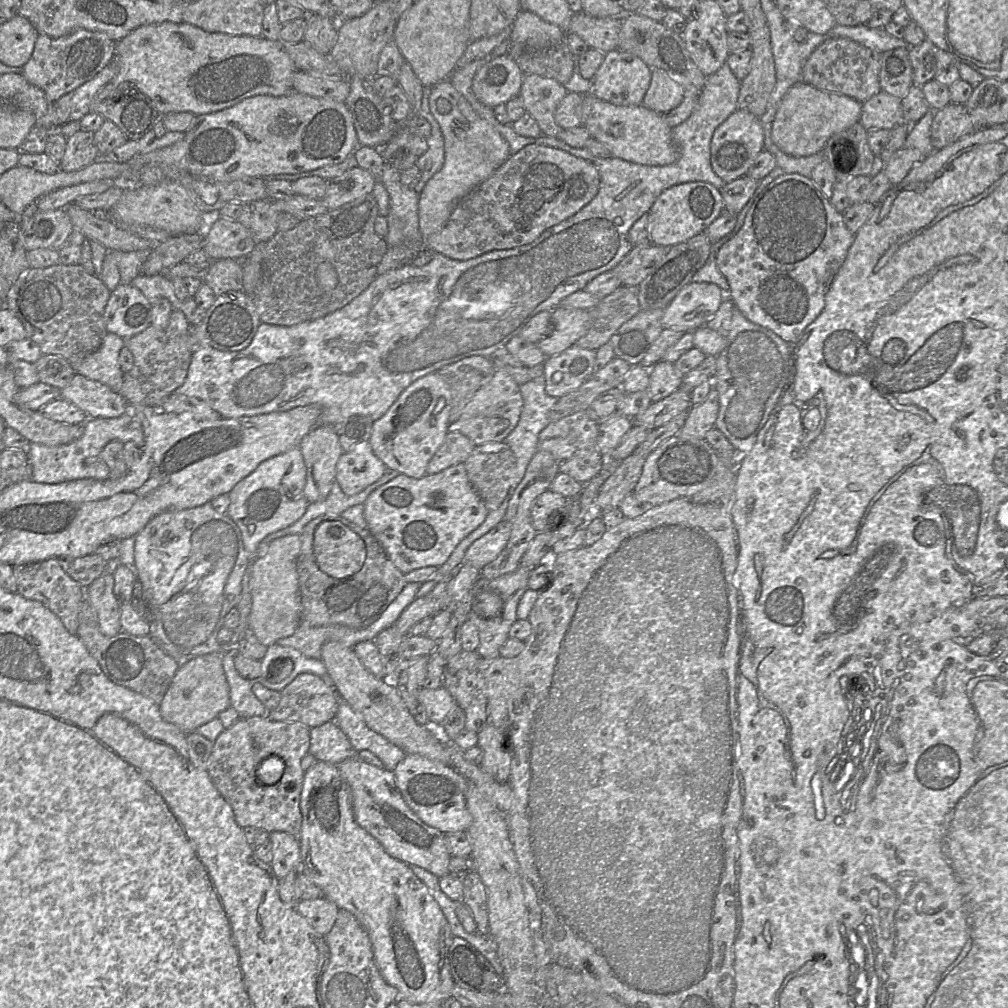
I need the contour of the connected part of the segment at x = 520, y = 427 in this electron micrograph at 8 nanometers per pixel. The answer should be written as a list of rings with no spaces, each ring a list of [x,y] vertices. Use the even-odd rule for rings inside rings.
[[[543,374],[529,382],[519,386],[523,407],[518,424],[514,430],[505,438],[517,461],[517,474],[510,488],[516,488],[524,477],[527,466],[535,453],[538,451],[538,441],[541,431],[551,422],[549,412],[559,398],[549,396],[545,391],[545,377]]]

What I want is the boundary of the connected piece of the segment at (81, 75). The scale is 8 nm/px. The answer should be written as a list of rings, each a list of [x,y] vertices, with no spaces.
[[[77,29],[74,32],[52,38],[39,34],[33,53],[23,66],[23,77],[40,88],[50,103],[75,90],[94,78],[115,56],[116,42],[104,32]]]

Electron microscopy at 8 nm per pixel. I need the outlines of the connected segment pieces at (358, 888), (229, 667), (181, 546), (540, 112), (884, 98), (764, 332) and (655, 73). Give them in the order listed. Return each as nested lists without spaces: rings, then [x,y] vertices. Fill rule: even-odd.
[[[316,761],[305,771],[300,797],[300,810],[302,824],[301,838],[299,840],[299,872],[303,873],[323,891],[323,897],[335,903],[339,909],[346,909],[351,912],[363,925],[371,939],[375,963],[385,981],[398,989],[399,998],[403,998],[414,1004],[441,1003],[446,998],[452,996],[451,992],[455,983],[447,959],[448,939],[452,937],[449,923],[428,887],[412,872],[409,865],[390,856],[380,842],[356,822],[353,812],[351,788],[341,776],[337,765],[324,761]]]
[[[224,652],[223,669],[229,685],[230,707],[240,718],[266,716],[268,712],[263,703],[253,693],[252,679],[244,679],[234,665],[235,652]]]
[[[211,502],[189,509],[166,510],[153,517],[135,536],[133,564],[151,607],[149,636],[155,641],[173,644],[187,657],[221,651],[217,635],[227,613],[240,600],[243,575],[251,562],[252,557],[244,548],[237,524],[226,513],[216,512]]]
[[[524,74],[520,97],[525,111],[536,120],[543,135],[559,139],[562,128],[554,115],[567,93],[565,85],[555,79]]]
[[[882,90],[862,103],[860,120],[866,131],[875,129],[893,130],[903,122],[901,99]]]
[[[736,306],[726,339],[725,349],[716,356],[717,370],[712,381],[719,394],[715,427],[725,435],[739,455],[747,454],[754,447],[783,390],[788,387],[792,345],[768,328],[749,321]]]
[[[652,68],[650,86],[642,104],[650,110],[664,114],[678,106],[685,97],[685,90],[666,71]]]

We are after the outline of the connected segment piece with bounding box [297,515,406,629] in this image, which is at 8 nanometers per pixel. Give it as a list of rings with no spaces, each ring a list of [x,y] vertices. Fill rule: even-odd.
[[[320,515],[299,533],[301,549],[297,558],[302,621],[311,626],[340,624],[364,629],[375,622],[404,588],[405,574],[390,560],[380,542],[368,528],[361,528],[341,515]],[[322,522],[341,522],[358,534],[365,543],[366,557],[362,568],[352,576],[333,578],[318,566],[314,555],[314,531]]]

